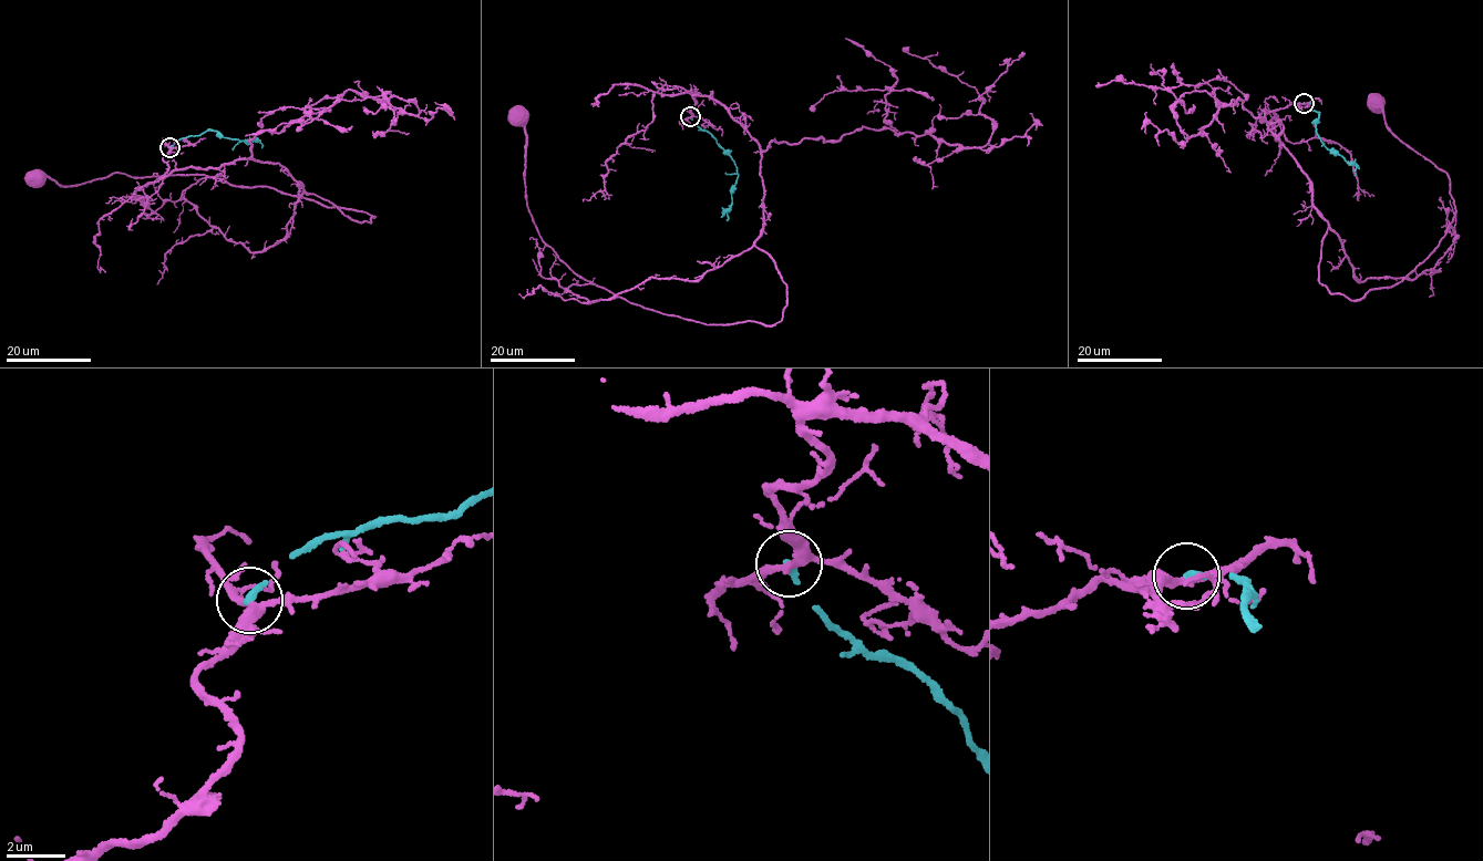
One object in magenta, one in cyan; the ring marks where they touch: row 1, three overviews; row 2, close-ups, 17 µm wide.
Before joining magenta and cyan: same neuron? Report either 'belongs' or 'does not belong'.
does not belong

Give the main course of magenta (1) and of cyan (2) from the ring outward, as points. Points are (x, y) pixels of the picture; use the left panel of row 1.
1: (171, 147), (163, 176), (256, 159), (286, 168), (343, 215), (376, 216), (202, 174), (34, 182)
2: (171, 147), (177, 141), (210, 131), (246, 142), (257, 139), (263, 147)

